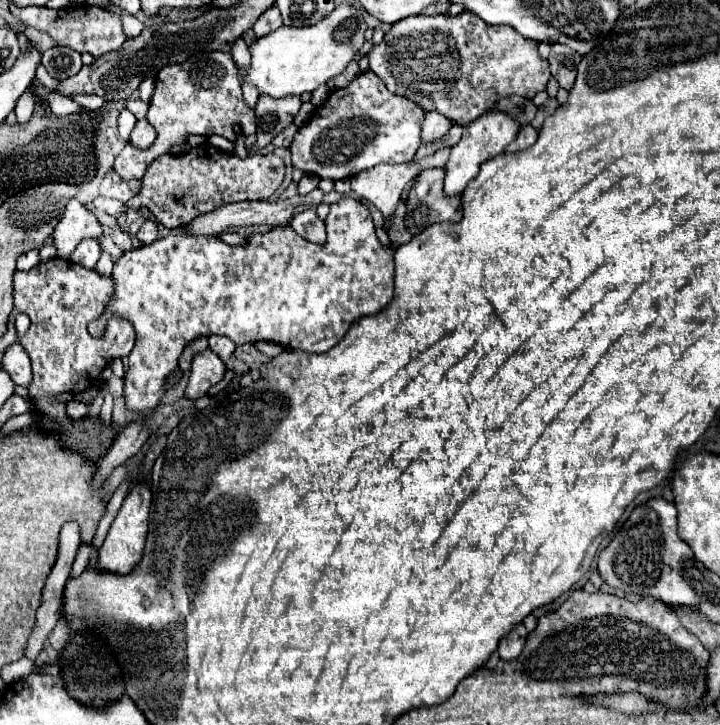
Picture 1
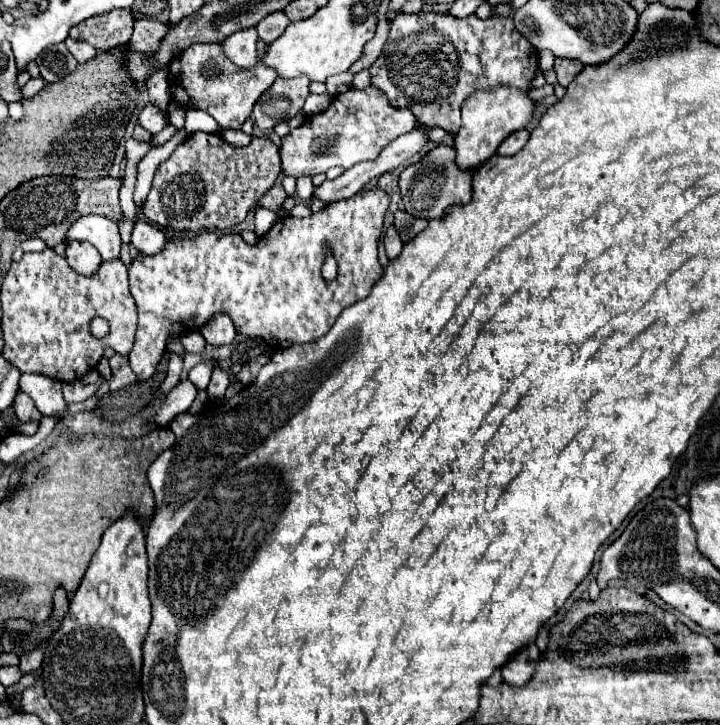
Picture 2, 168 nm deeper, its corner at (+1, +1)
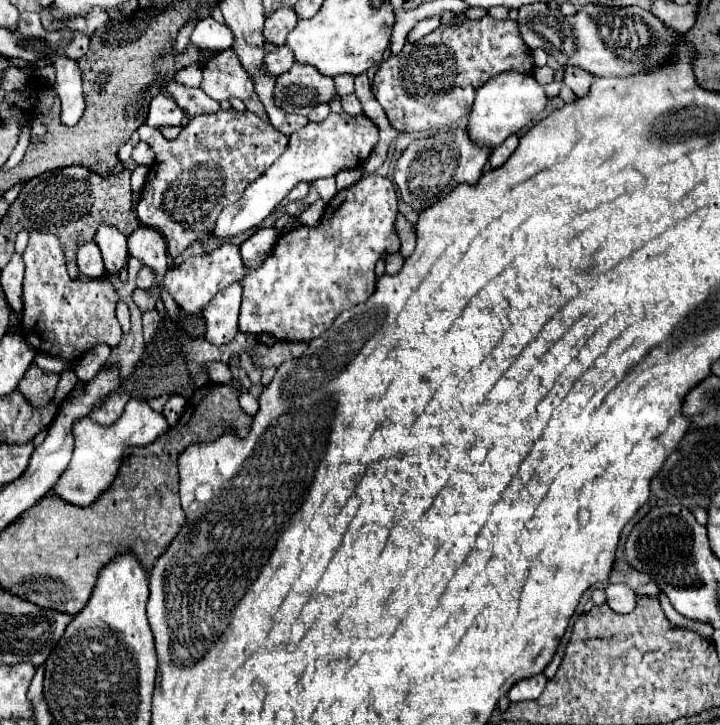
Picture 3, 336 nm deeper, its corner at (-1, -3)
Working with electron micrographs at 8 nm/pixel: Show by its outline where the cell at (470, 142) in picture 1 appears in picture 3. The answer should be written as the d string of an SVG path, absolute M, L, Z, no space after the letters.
M505 73L497 75L495 79L489 79L479 91L475 91L475 103L469 113L467 131L471 135L471 141L477 147L495 149L499 147L509 135L519 133L523 127L527 127L537 113L545 109L547 97L543 87L535 81L533 75L519 75L519 73Z

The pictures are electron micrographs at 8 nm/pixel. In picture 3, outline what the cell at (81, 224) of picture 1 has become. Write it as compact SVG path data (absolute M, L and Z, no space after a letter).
M99 223L95 231L95 243L99 245L105 261L105 269L109 275L115 275L121 271L121 267L127 263L129 253L127 253L127 237L109 223Z

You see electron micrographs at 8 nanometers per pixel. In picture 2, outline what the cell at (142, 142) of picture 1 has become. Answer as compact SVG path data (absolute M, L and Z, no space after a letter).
M149 103L139 113L139 125L155 135L155 133L159 133L167 125L167 119L165 119L165 113L155 103Z

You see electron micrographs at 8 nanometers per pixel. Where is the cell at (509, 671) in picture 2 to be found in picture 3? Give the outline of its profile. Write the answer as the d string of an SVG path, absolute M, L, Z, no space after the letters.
M543 673L527 677L527 679L521 679L519 683L515 683L515 687L511 687L511 691L507 693L507 697L509 697L509 701L537 699L543 693L545 683L547 683L547 677Z

